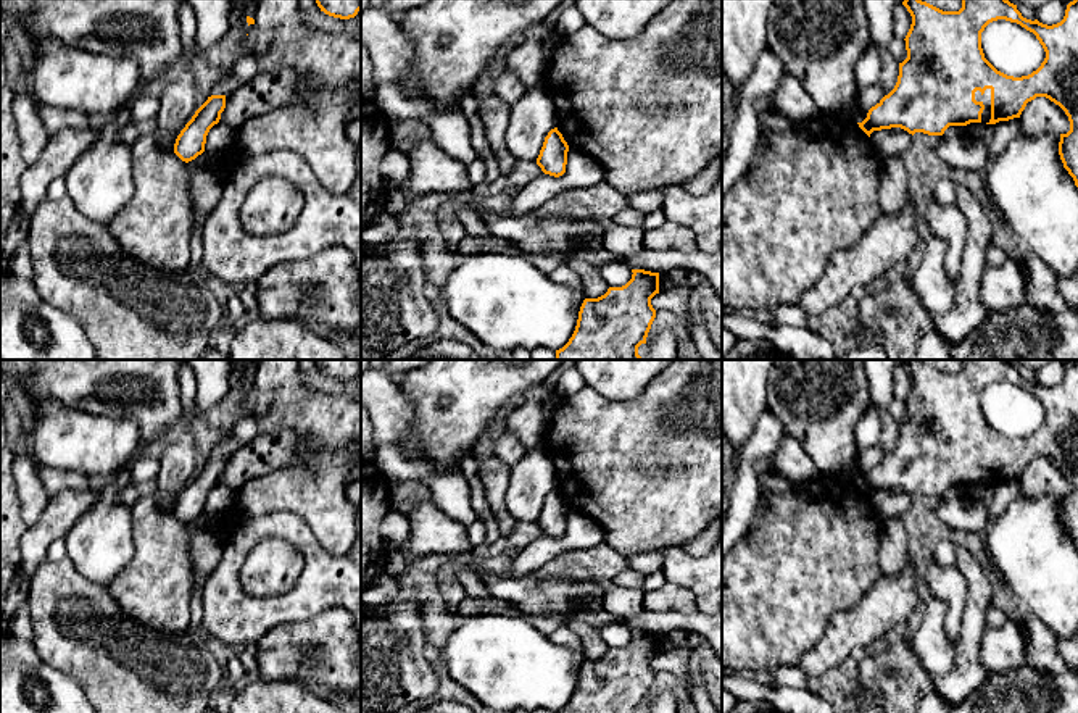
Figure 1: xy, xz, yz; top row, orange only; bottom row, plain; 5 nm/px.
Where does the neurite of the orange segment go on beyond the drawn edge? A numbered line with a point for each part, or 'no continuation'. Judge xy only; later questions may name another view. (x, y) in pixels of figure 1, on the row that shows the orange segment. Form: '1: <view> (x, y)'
no continuation

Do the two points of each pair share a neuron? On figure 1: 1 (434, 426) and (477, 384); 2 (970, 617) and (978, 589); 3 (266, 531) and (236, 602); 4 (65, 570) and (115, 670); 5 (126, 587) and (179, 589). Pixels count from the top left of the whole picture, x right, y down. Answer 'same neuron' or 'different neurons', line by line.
1: same neuron
2: same neuron
3: same neuron
4: same neuron
5: same neuron

